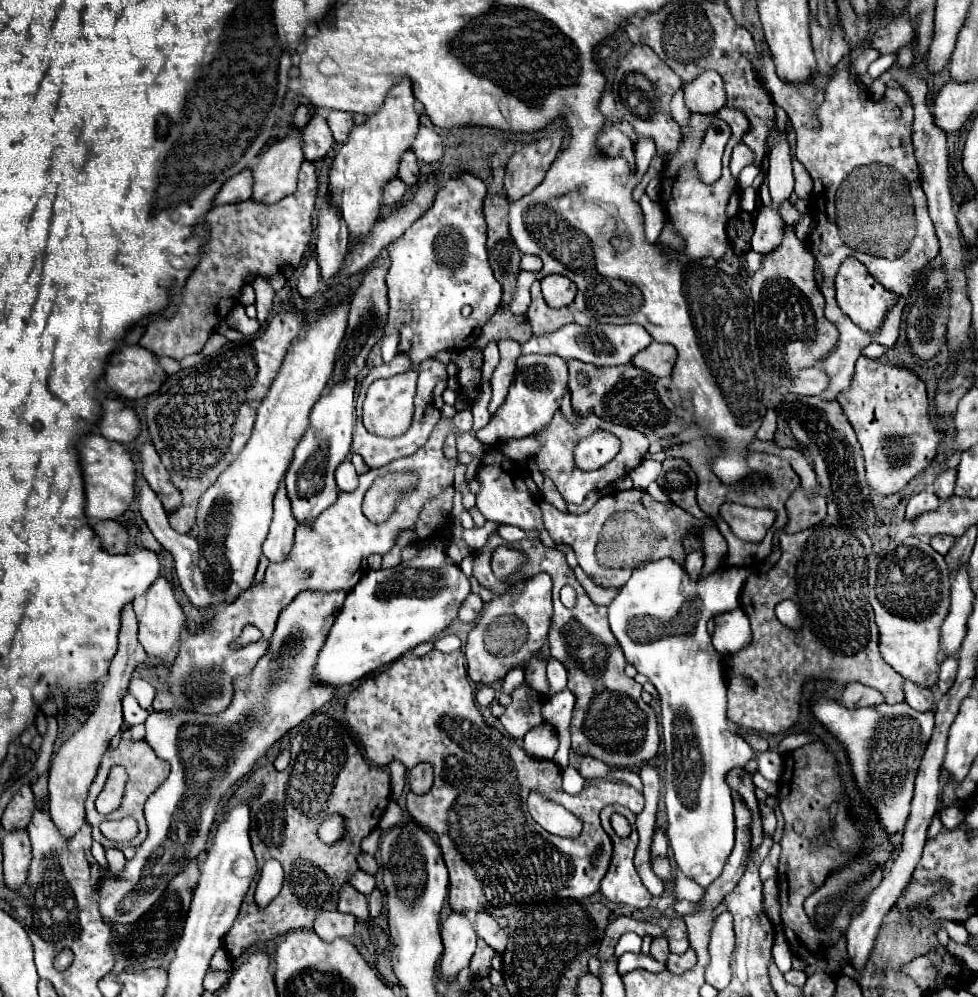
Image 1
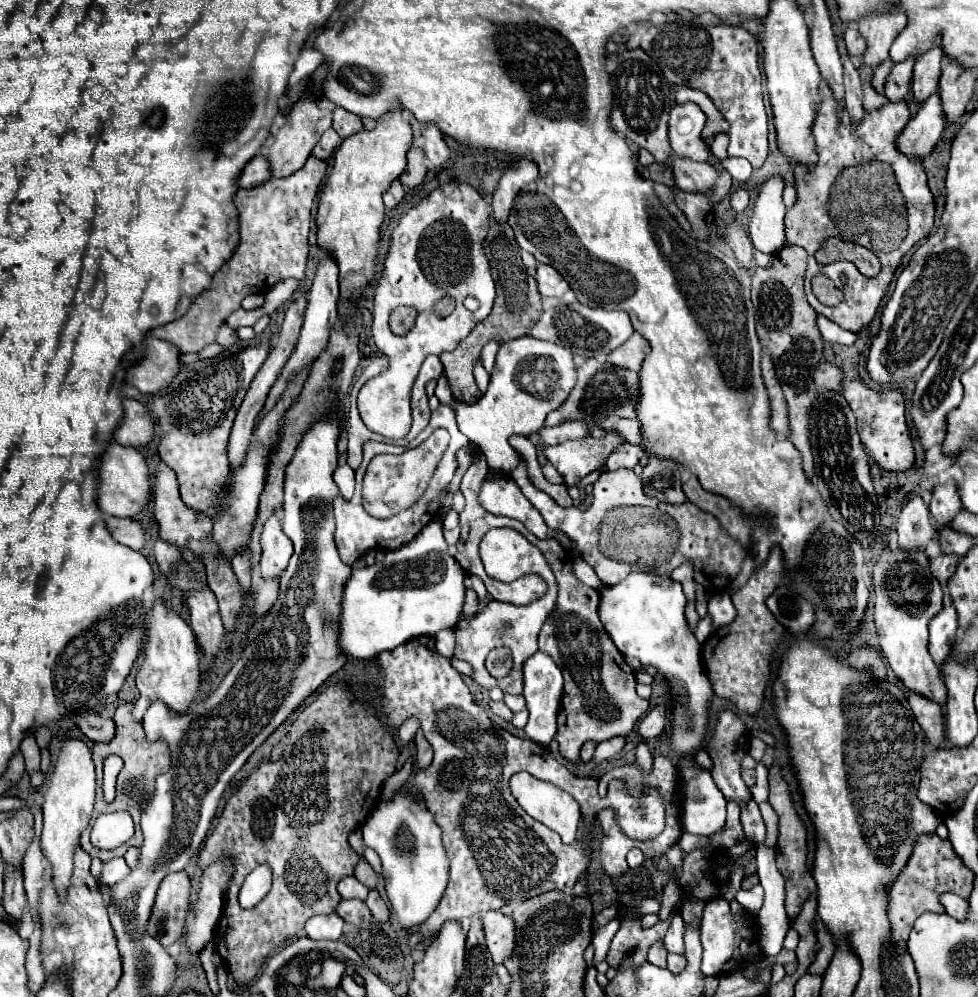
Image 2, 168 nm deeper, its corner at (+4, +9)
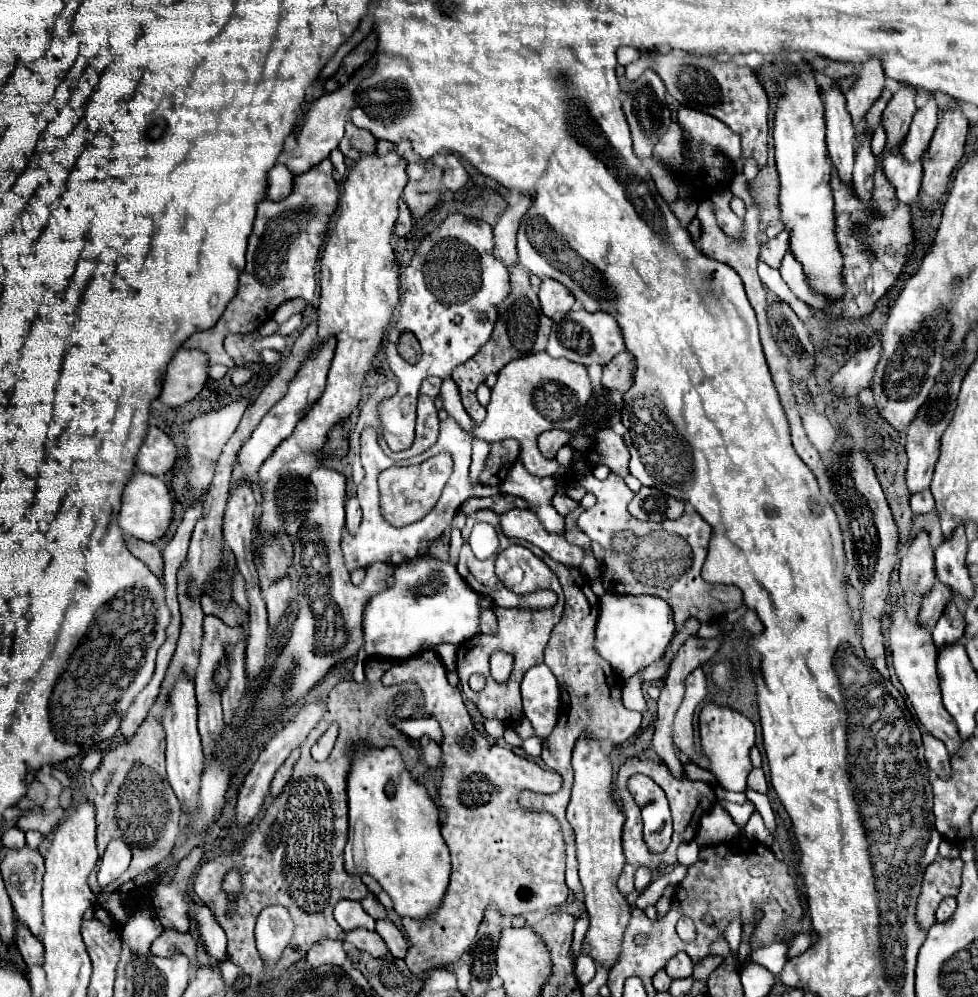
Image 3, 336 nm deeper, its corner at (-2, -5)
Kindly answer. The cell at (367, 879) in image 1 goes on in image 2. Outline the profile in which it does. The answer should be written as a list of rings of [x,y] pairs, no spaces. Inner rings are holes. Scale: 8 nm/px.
[[[349,875],[349,877],[341,879],[341,883],[339,883],[339,893],[341,893],[343,899],[351,899],[351,897],[365,899],[367,893],[369,893],[369,889],[367,889],[365,885],[361,885],[355,875]]]

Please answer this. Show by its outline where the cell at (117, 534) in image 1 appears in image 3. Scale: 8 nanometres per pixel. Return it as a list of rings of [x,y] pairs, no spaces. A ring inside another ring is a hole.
[[[127,537],[127,549],[129,549],[137,559],[141,559],[157,577],[161,577],[163,557],[161,557],[159,549],[157,549],[153,543],[145,543],[145,541],[139,541],[139,539],[135,539],[135,537]]]

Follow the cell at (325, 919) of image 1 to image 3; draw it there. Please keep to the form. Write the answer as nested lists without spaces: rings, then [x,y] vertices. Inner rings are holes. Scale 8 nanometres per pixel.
[[[323,939],[309,949],[305,963],[309,967],[317,969],[321,965],[343,965],[345,959],[347,959],[347,955],[345,955],[339,939]]]

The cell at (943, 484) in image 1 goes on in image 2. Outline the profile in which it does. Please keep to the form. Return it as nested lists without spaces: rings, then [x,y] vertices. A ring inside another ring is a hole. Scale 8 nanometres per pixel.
[[[947,481],[945,485],[937,485],[931,491],[931,517],[937,529],[943,529],[959,511],[961,511],[961,499],[957,495],[955,481]]]

